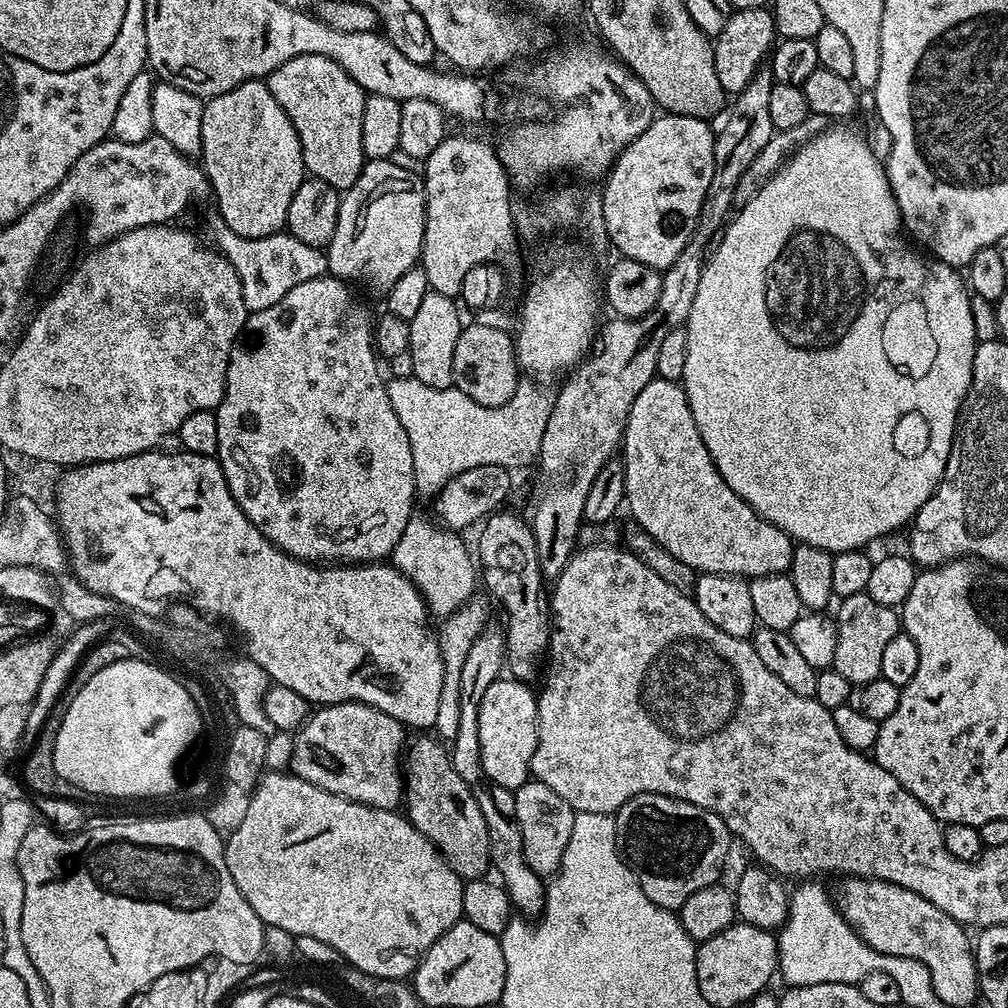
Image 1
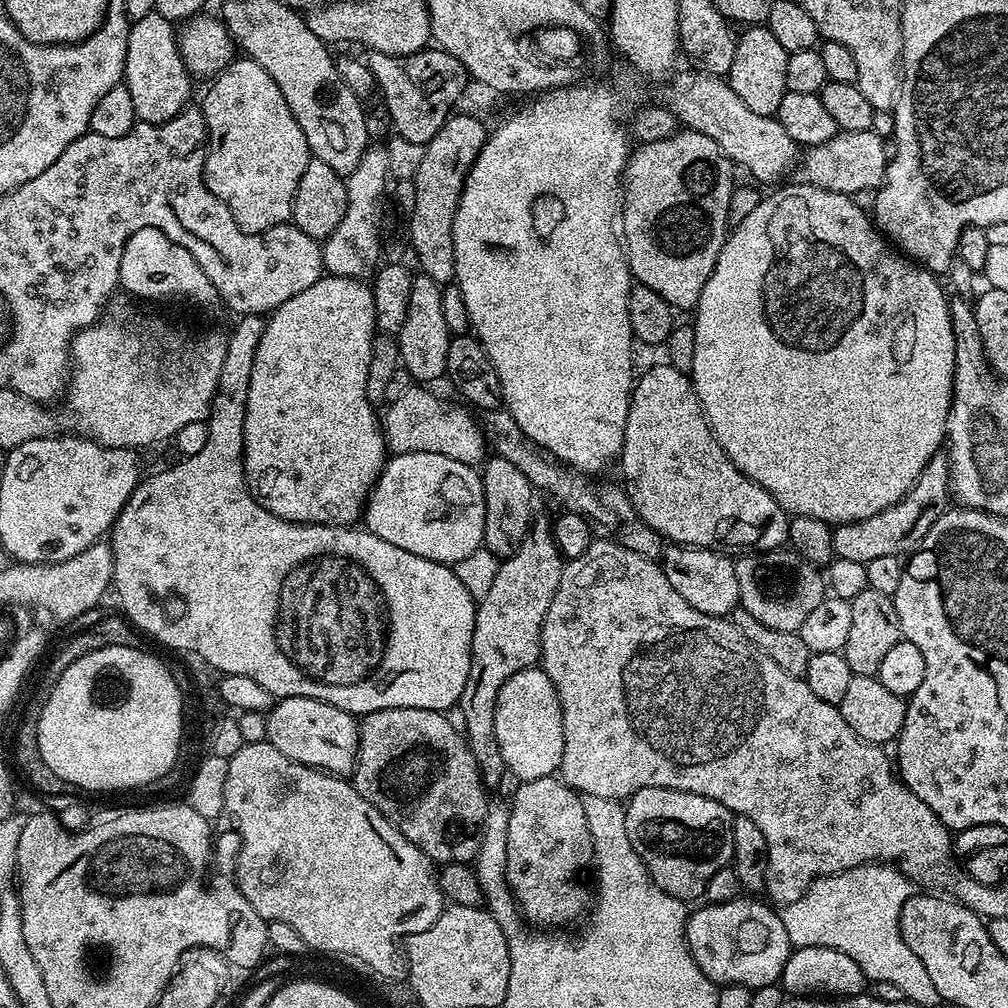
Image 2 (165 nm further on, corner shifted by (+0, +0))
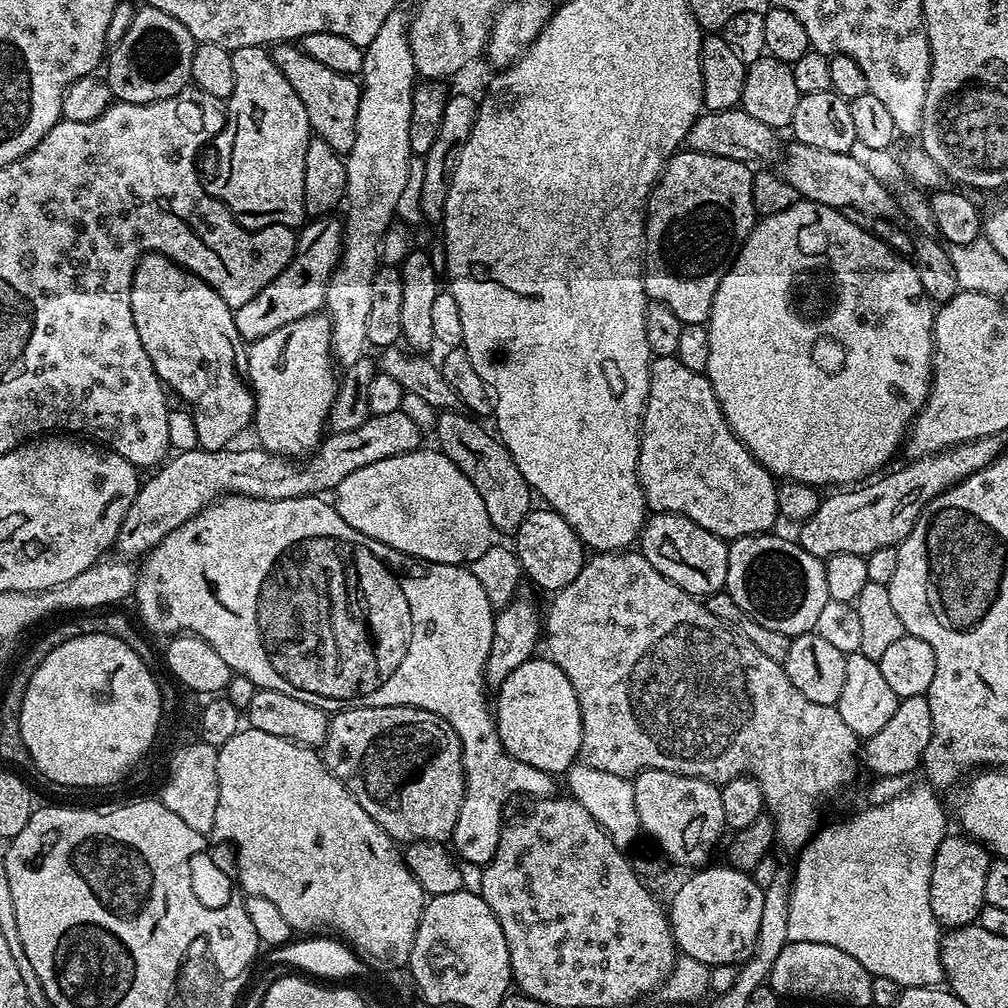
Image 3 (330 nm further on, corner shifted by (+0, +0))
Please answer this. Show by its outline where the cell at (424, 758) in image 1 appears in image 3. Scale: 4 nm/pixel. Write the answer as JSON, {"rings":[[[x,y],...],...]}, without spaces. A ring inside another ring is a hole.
{"rings":[[[410,706],[341,708],[329,719],[322,755],[358,806],[393,840],[451,841],[464,801],[466,749],[450,722]]]}

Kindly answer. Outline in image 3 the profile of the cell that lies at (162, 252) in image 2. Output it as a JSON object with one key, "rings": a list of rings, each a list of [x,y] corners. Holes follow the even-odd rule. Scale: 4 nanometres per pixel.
{"rings":[[[149,252],[141,256],[140,260],[136,263],[136,269],[134,270],[134,278],[132,279],[132,285],[130,286],[130,310],[134,314],[134,326],[138,330],[138,338],[142,338],[142,346],[146,350],[146,354],[150,358],[150,362],[154,366],[154,370],[158,374],[160,383],[167,386],[169,389],[173,390],[185,401],[182,401],[185,405],[188,405],[191,408],[191,414],[194,418],[195,425],[197,427],[198,440],[200,447],[205,451],[223,451],[229,444],[230,440],[234,439],[247,425],[248,427],[253,423],[255,419],[255,397],[251,392],[251,385],[247,381],[247,371],[248,371],[248,353],[246,342],[241,338],[241,335],[238,334],[237,322],[235,319],[235,311],[229,306],[228,303],[222,298],[220,294],[213,287],[209,286],[206,281],[201,279],[200,276],[194,275],[192,272],[186,271],[185,268],[181,267],[179,264],[173,262],[168,256],[165,256],[163,252]]]}

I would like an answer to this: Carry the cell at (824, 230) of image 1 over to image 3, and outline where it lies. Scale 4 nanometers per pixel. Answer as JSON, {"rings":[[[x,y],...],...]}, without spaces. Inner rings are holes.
{"rings":[[[800,198],[794,206],[782,210],[780,214],[757,219],[752,232],[744,240],[744,245],[736,253],[736,259],[726,270],[722,282],[718,282],[718,290],[714,294],[714,302],[708,315],[706,327],[710,334],[710,362],[706,375],[714,386],[714,394],[722,406],[722,414],[733,434],[750,450],[757,462],[781,481],[793,480],[813,486],[852,486],[857,482],[867,481],[873,474],[881,471],[879,468],[899,448],[901,451],[908,429],[924,409],[928,391],[932,388],[934,308],[924,295],[922,278],[918,278],[916,265],[911,259],[895,252],[887,239],[881,238],[875,231],[867,232],[851,218],[853,219],[841,209]]]}

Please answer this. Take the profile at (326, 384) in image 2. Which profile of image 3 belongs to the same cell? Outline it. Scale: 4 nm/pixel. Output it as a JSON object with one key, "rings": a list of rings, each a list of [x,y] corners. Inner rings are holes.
{"rings":[[[327,315],[298,318],[282,330],[251,341],[247,381],[255,397],[254,429],[259,447],[279,456],[304,458],[320,447],[328,415],[338,400],[338,372],[332,369],[331,322]]]}

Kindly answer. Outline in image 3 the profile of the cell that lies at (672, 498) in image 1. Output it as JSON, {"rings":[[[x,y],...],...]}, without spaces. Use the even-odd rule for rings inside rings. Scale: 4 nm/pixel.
{"rings":[[[658,356],[652,362],[648,401],[644,404],[644,420],[640,424],[638,474],[644,501],[653,513],[673,512],[685,516],[698,522],[702,530],[710,530],[729,542],[739,536],[771,533],[778,521],[777,481],[733,434],[707,375],[682,366],[675,356]]]}

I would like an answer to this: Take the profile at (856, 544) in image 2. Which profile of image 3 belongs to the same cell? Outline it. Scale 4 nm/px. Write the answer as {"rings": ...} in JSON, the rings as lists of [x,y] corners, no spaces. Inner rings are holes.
{"rings":[[[1003,435],[987,436],[965,444],[957,444],[954,448],[945,448],[941,452],[931,452],[928,456],[918,456],[911,459],[908,462],[910,464],[905,468],[900,468],[897,472],[890,473],[889,476],[881,475],[876,478],[881,478],[881,480],[873,479],[851,490],[836,490],[833,491],[836,492],[833,496],[825,495],[820,501],[818,510],[814,510],[814,514],[799,525],[798,543],[810,554],[814,554],[823,561],[827,561],[828,557],[834,554],[858,554],[866,558],[879,548],[896,548],[908,537],[910,530],[914,530],[914,522],[931,500],[938,498],[938,494],[942,494],[948,488],[953,488],[955,484],[962,482],[970,474],[982,470],[1000,457],[1001,452],[1006,448],[1004,439]]]}

